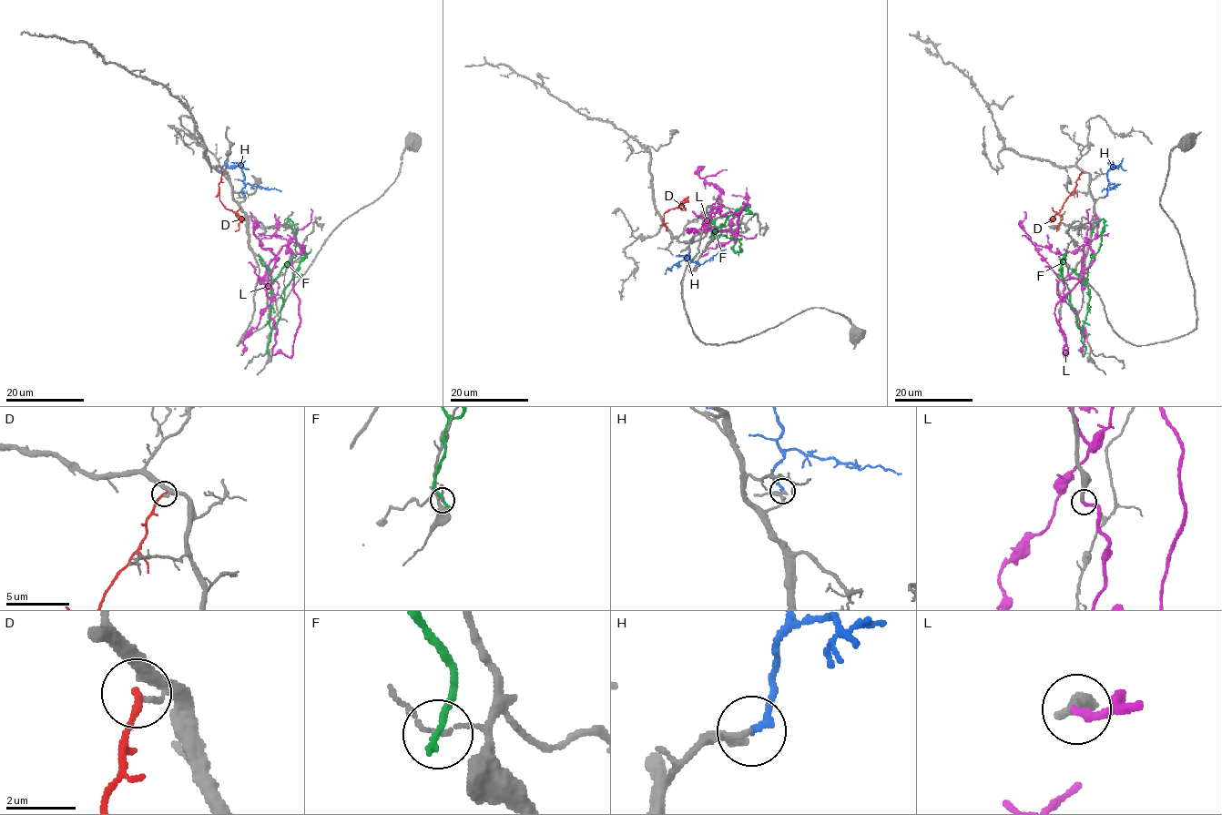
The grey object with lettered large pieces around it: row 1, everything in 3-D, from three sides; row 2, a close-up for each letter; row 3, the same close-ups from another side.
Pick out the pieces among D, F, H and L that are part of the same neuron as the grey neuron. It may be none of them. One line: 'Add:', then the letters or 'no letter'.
Add: H, L

